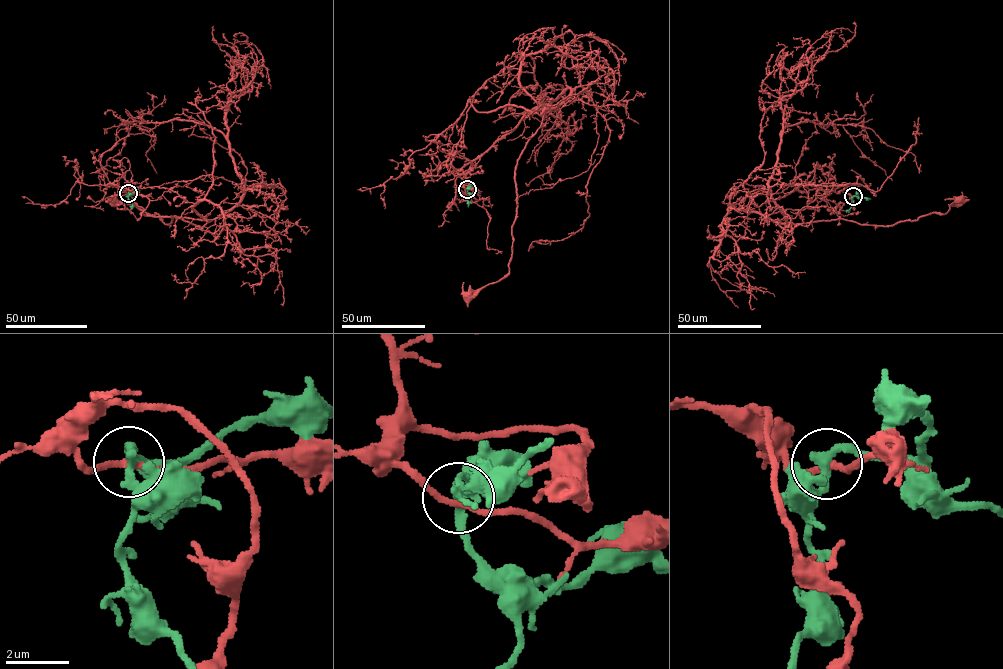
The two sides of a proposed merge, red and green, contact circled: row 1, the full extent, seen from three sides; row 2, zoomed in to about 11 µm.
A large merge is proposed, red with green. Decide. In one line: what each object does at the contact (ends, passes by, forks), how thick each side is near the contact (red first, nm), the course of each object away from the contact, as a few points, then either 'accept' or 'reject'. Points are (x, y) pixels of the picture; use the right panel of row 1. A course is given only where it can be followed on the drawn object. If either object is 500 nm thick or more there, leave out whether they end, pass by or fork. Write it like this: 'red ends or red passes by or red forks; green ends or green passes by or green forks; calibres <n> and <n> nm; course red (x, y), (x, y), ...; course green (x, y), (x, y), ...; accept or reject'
red passes by; green passes by; calibres 180 and 320 nm; course red (853, 196), (819, 190), (803, 210), (764, 218), (788, 231), (838, 219), (891, 226), (959, 201); course green (853, 196), (870, 199); reject

